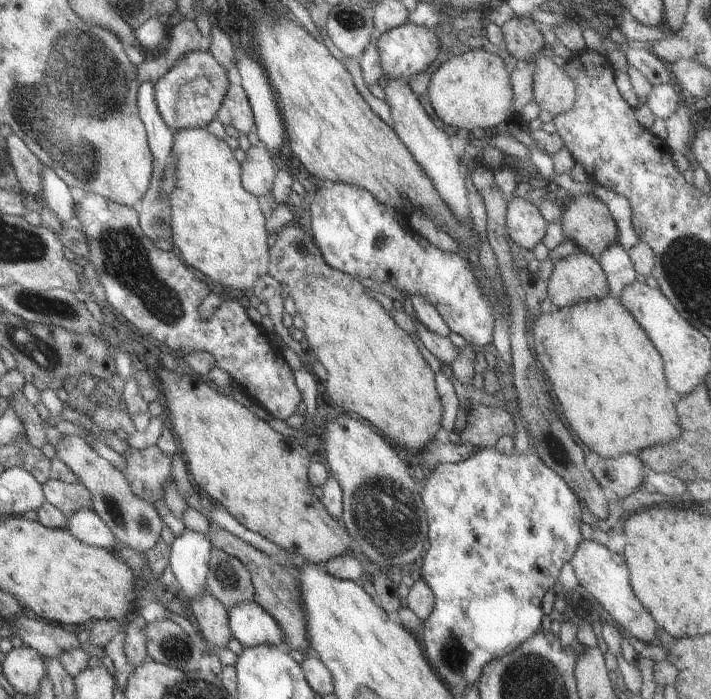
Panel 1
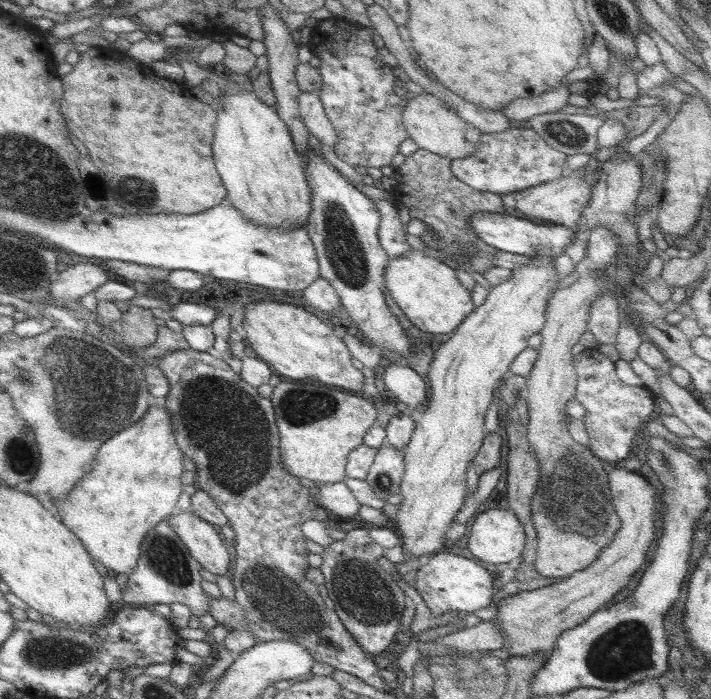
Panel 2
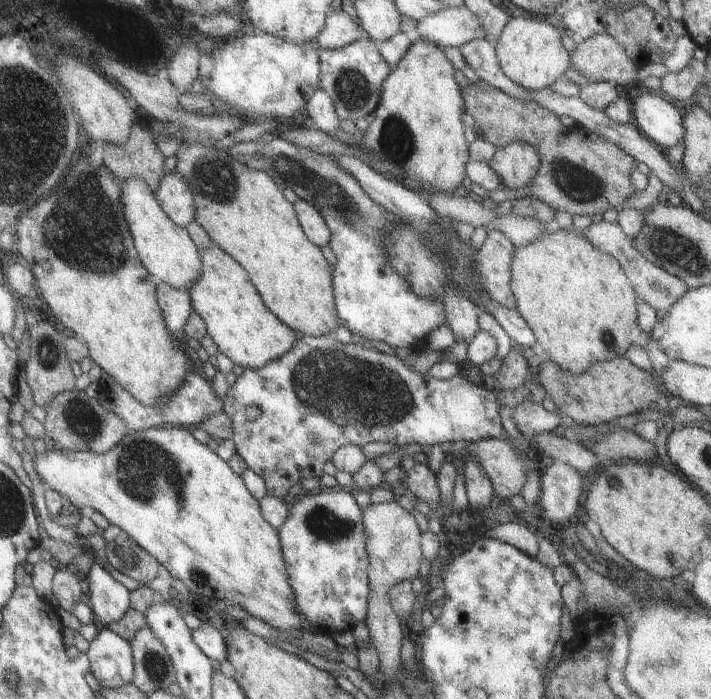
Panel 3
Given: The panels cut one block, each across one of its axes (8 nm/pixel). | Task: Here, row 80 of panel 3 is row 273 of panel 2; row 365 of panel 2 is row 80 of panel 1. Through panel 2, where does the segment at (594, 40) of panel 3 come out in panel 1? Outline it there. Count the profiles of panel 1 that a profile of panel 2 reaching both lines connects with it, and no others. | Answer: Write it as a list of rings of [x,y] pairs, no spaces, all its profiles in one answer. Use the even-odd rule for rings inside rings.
[[[535,56],[532,99],[539,110],[556,115],[568,110],[574,102],[574,83],[567,73],[555,65],[549,57]]]

